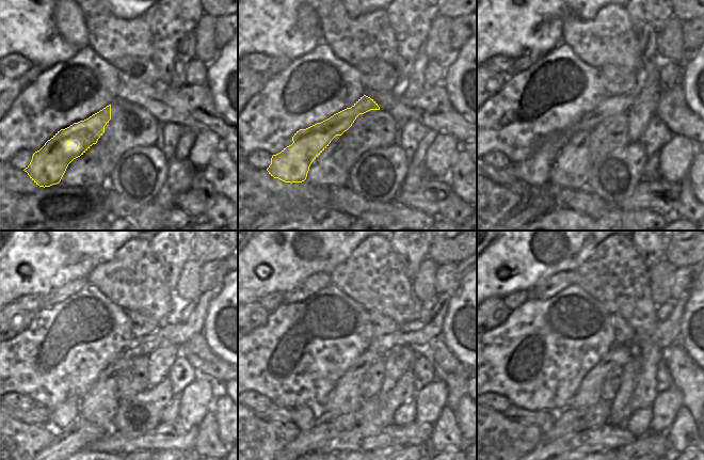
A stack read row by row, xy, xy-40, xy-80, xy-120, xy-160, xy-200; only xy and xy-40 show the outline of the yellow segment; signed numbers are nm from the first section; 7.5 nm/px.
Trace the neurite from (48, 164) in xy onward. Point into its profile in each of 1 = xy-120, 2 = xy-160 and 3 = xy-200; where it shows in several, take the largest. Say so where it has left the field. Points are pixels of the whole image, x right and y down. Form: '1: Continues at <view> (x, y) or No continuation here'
1: Continues at xy-120 (179, 333)
2: Continues at xy-160 (418, 334)
3: Continues at xy-200 (667, 332).

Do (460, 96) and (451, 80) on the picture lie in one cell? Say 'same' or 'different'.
same

